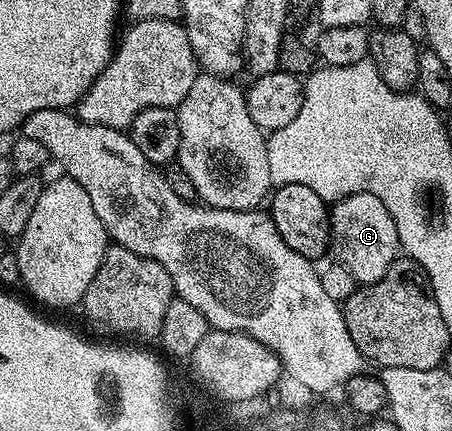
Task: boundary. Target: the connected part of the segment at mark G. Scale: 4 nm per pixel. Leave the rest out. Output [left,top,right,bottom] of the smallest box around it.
[329,192,401,285]

